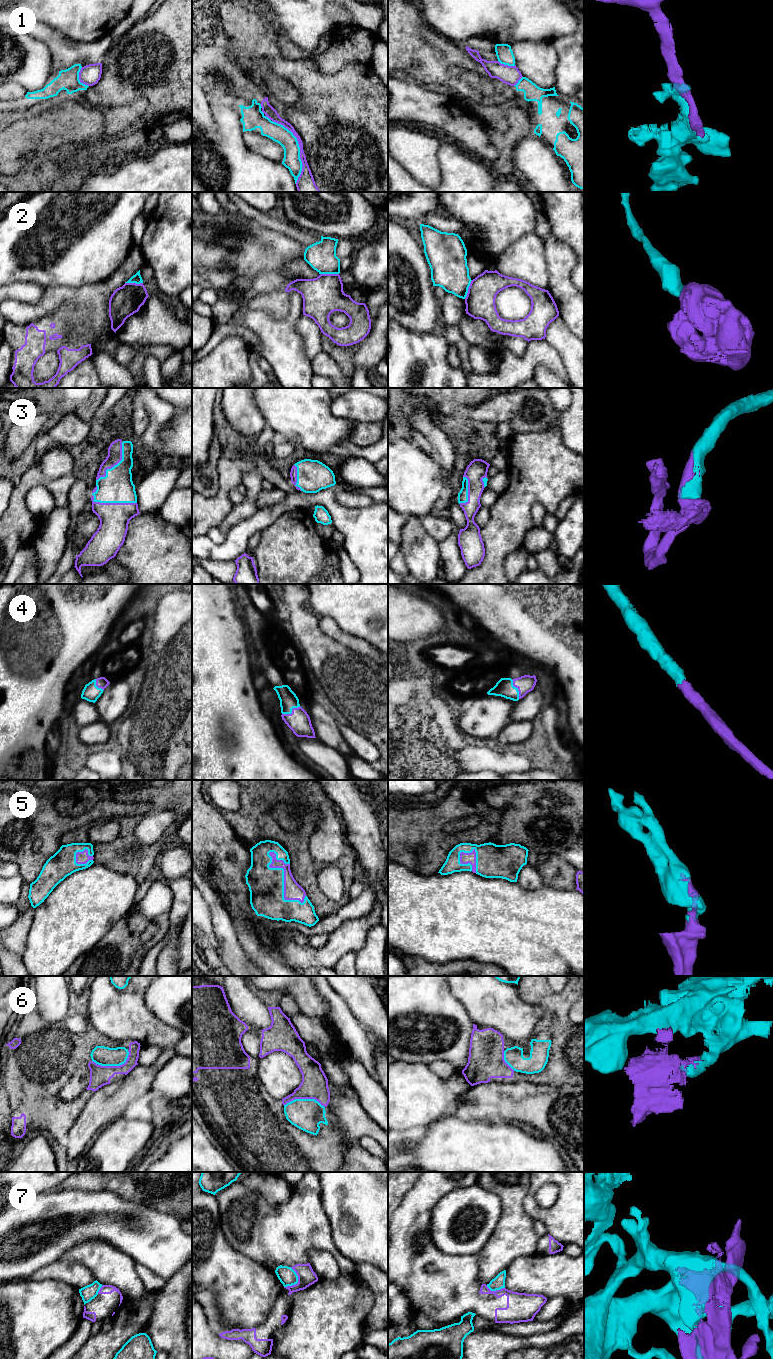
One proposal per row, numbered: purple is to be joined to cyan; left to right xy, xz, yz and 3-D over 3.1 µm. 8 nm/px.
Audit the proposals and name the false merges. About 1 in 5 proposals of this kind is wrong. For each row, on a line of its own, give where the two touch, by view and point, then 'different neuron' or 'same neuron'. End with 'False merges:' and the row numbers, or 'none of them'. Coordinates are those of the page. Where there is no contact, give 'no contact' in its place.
1: contact xz (299, 148); same neuron
2: contact xz (329, 273); different neuron
3: contact xy (111, 502); same neuron
4: contact xz (291, 711); same neuron
5: contact xz (283, 878); same neuron
6: contact xy (113, 1065); different neuron
7: contact xz (297, 1281); different neuron
False merges: 2, 6, 7

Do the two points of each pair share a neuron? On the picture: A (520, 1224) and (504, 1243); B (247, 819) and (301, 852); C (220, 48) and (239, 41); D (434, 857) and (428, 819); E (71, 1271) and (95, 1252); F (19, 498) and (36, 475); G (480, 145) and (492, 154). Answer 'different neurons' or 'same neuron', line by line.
A: same neuron
B: same neuron
C: different neurons
D: same neuron
E: different neurons
F: same neuron
G: same neuron

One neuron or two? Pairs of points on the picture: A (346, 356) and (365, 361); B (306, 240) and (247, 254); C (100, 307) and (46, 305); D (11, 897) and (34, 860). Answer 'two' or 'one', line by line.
A: two
B: two
C: one
D: two

